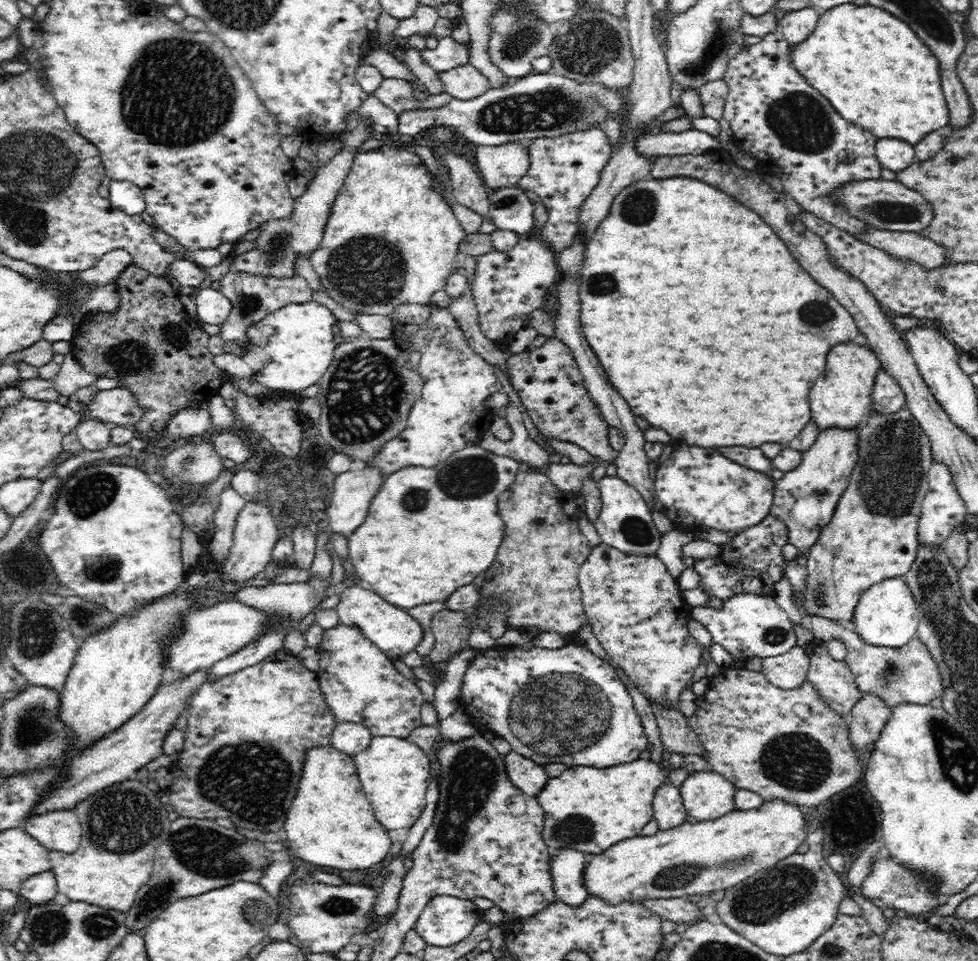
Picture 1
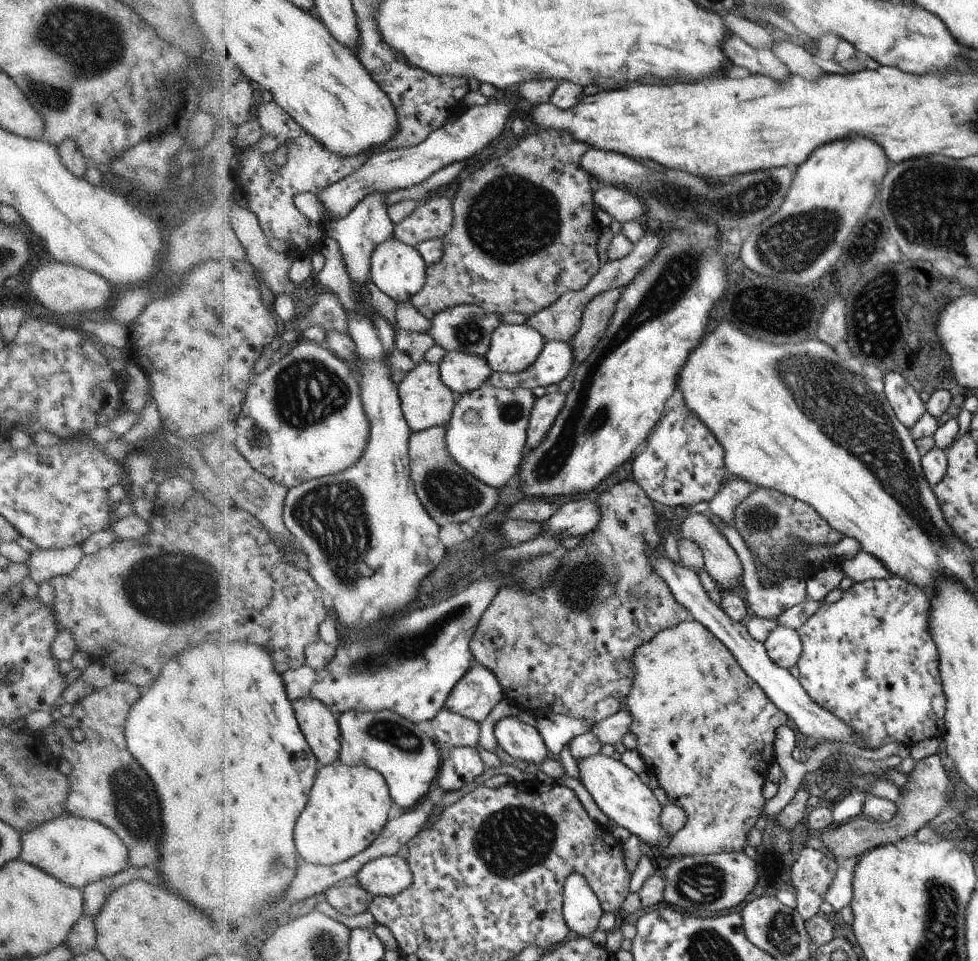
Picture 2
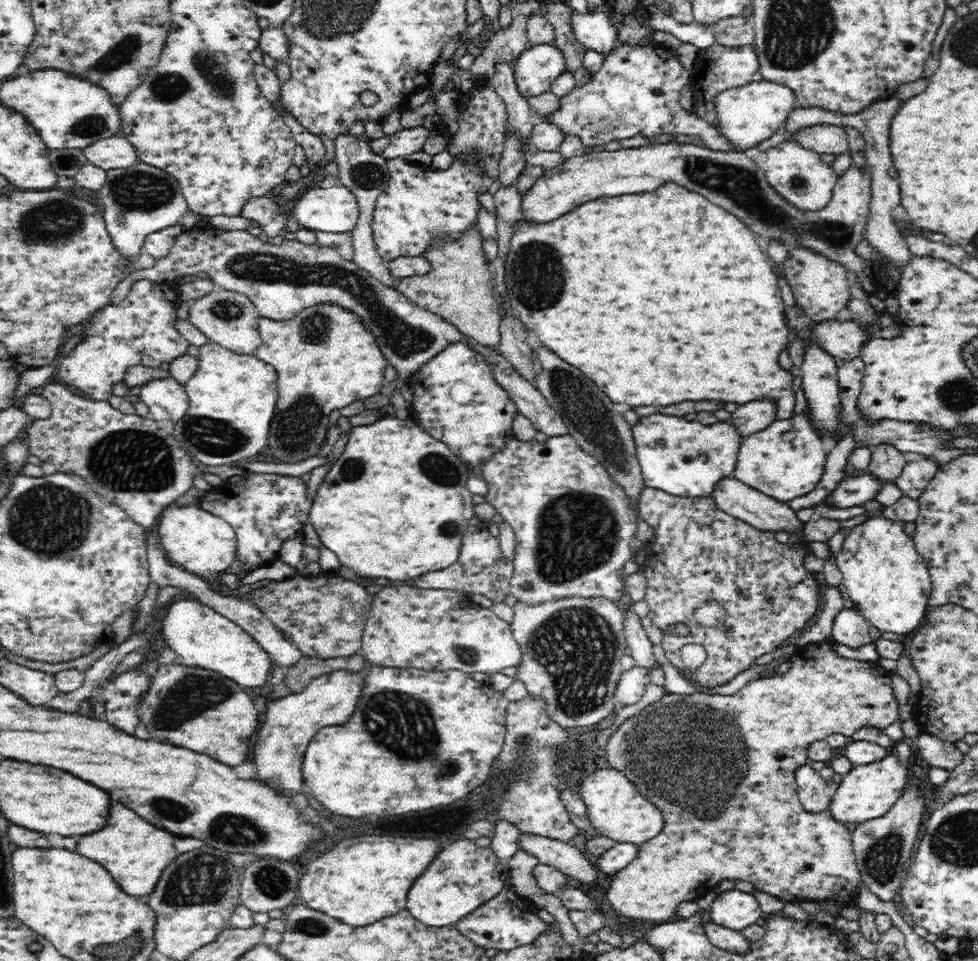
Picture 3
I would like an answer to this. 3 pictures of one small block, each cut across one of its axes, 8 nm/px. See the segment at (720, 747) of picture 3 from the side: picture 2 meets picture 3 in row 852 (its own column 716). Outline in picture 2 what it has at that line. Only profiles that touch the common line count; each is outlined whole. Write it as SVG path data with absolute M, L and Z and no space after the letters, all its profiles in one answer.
M690 618L690 620L686 620L680 623L676 627L672 627L671 629L660 631L658 635L655 636L654 639L651 640L650 643L643 644L642 647L637 649L635 653L635 664L633 665L635 668L635 678L633 679L633 690L627 699L627 704L624 709L628 709L631 712L633 721L630 725L630 732L634 733L637 736L637 744L636 749L641 754L645 762L645 766L648 768L648 772L653 773L658 779L659 786L664 789L666 792L669 802L672 805L679 806L687 815L686 823L684 826L678 831L675 832L670 838L668 838L668 842L665 845L665 856L678 856L678 854L682 854L683 857L688 855L717 855L720 853L729 853L729 852L744 852L744 848L747 846L747 836L748 832L754 828L754 824L756 824L756 820L758 820L758 816L760 816L760 812L762 812L762 808L764 808L764 796L762 796L762 786L764 786L764 782L766 782L766 774L768 774L768 766L770 766L770 762L774 760L774 738L776 738L776 730L778 730L778 726L782 726L785 724L786 720L788 720L788 715L784 711L780 712L780 708L776 706L776 704L770 699L767 693L764 692L763 688L760 688L759 684L756 684L755 680L752 680L751 677L746 676L747 672L744 672L742 665L739 661L736 660L736 657L731 653L731 649L727 647L715 634L713 634L706 626L700 624L700 621L696 619Z

